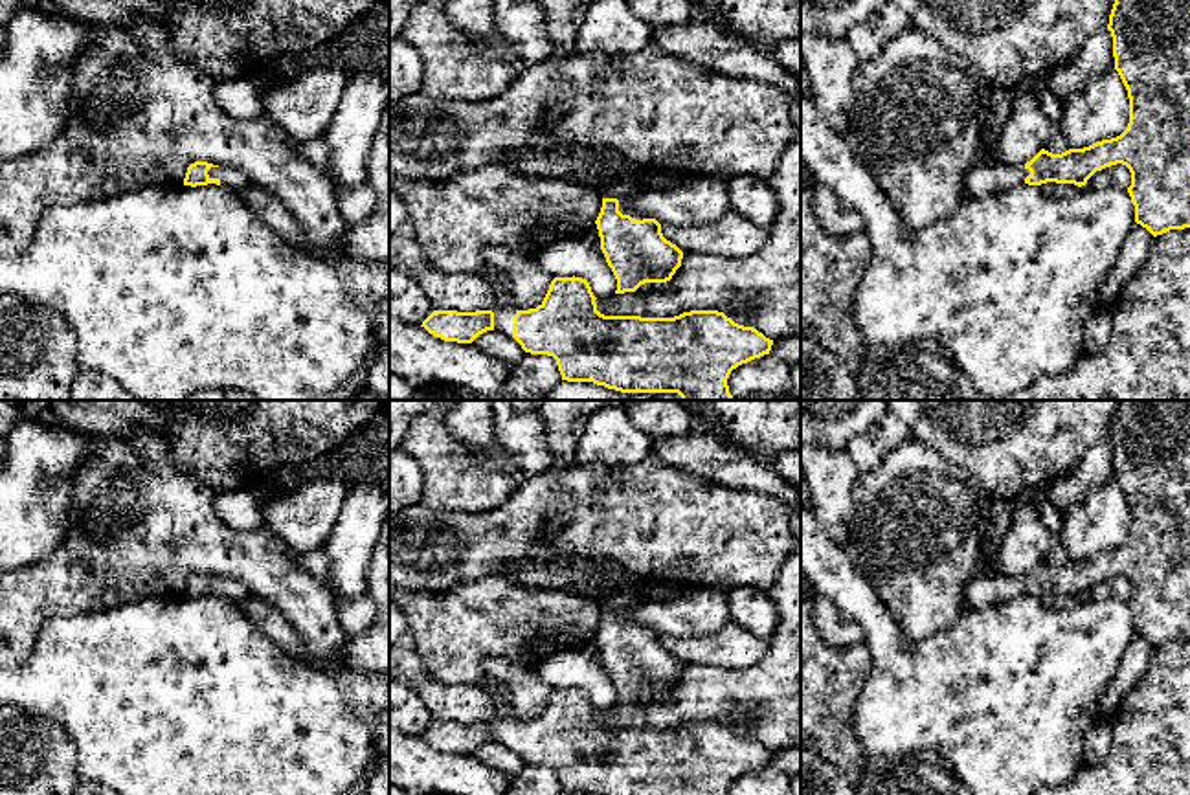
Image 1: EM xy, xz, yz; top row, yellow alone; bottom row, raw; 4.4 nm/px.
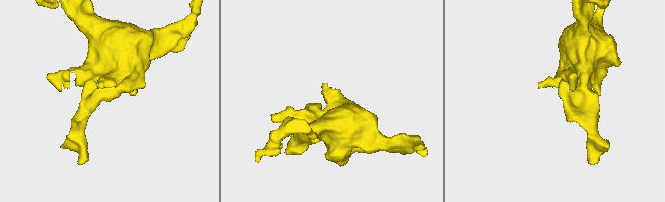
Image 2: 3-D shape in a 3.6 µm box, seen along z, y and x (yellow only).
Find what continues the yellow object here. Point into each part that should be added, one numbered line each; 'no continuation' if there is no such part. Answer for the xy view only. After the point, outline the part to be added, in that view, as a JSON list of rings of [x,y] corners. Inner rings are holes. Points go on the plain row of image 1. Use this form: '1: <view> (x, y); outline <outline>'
1: xy (234, 590); outline [[[211,578],[208,586],[209,589],[219,589],[220,597],[230,599],[237,604],[246,600],[250,595],[250,589],[242,582],[233,578]]]

